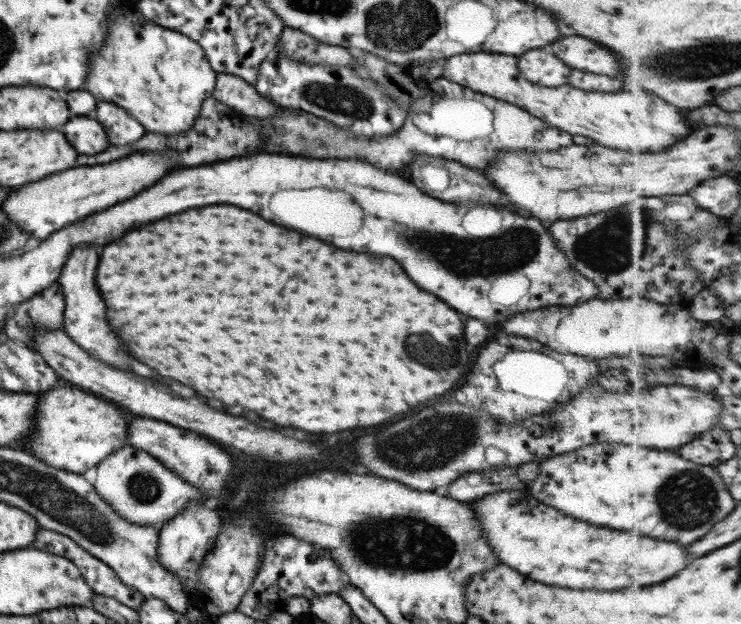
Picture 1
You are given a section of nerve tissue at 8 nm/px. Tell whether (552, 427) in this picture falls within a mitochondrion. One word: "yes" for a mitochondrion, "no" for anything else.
no

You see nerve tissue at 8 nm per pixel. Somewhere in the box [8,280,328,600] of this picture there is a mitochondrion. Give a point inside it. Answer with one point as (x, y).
(144, 487)

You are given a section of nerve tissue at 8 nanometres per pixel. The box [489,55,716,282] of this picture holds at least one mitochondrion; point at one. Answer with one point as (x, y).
(612, 225)

